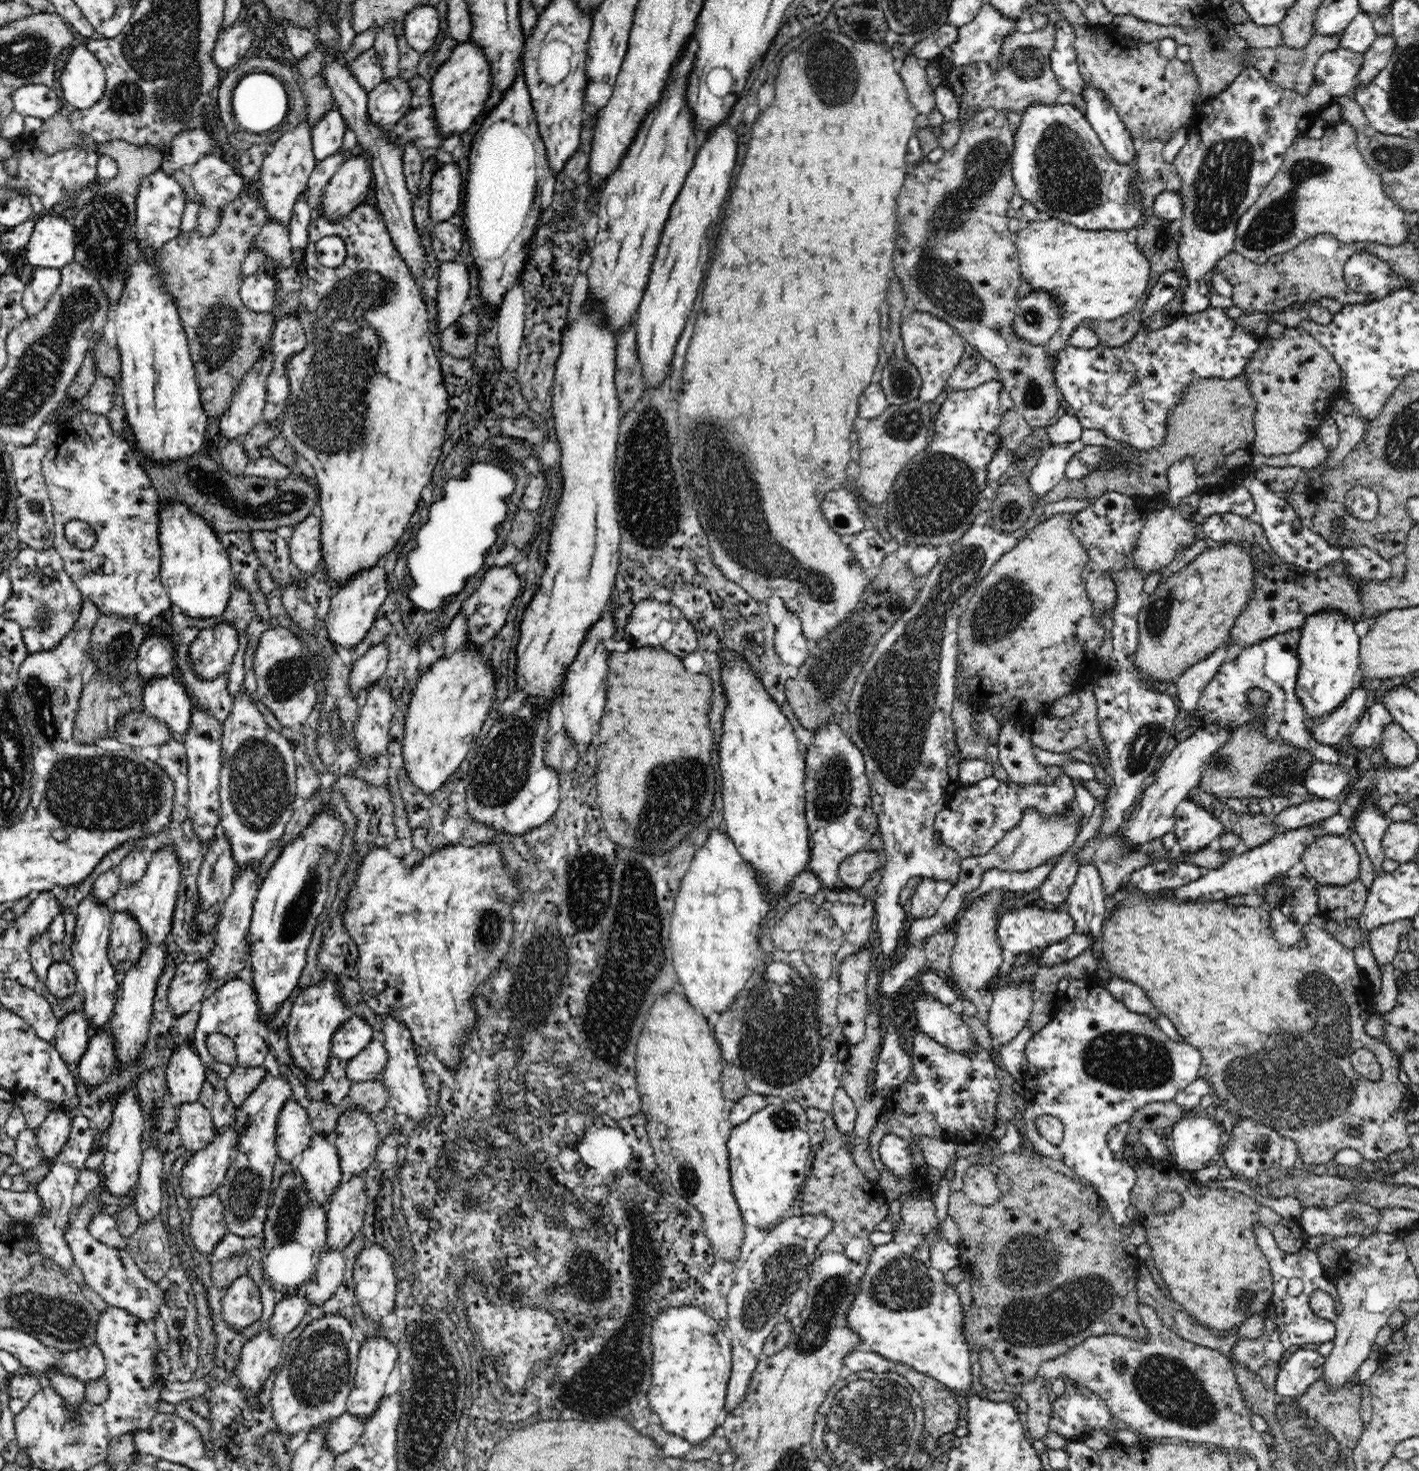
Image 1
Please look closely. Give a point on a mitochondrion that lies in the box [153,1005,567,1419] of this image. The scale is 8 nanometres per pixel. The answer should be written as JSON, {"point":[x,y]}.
{"point":[318,1368]}

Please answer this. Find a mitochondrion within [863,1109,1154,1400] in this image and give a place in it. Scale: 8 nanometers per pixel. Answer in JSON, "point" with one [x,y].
{"point":[1041,1310]}

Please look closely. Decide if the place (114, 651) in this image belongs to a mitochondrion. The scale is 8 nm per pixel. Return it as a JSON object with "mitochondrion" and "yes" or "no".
{"mitochondrion":"yes"}

